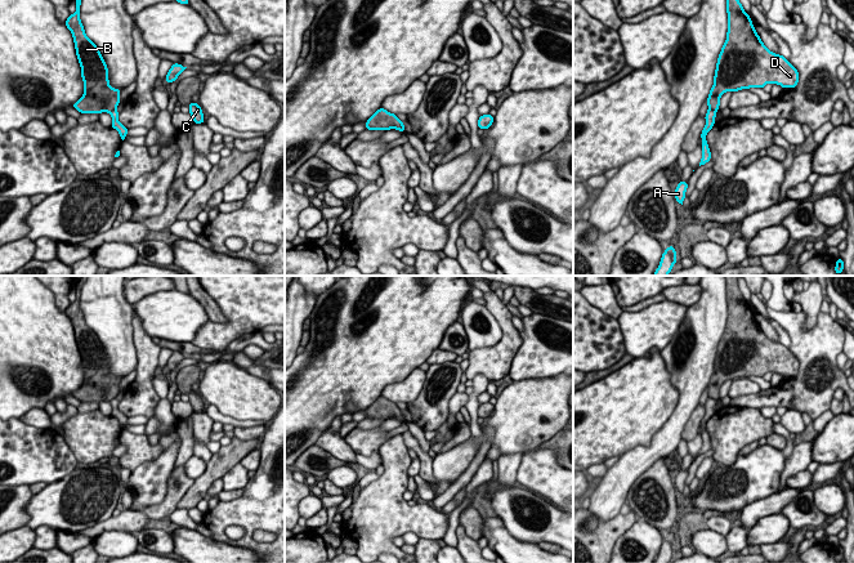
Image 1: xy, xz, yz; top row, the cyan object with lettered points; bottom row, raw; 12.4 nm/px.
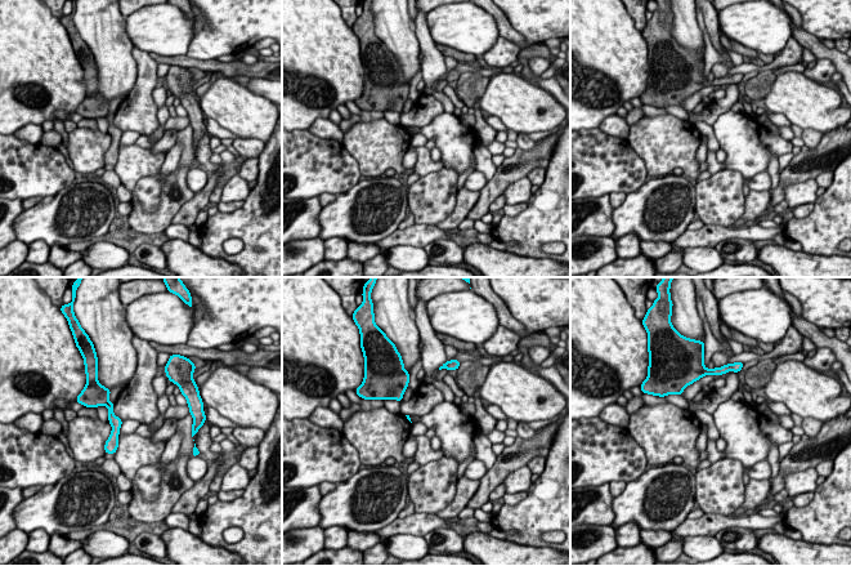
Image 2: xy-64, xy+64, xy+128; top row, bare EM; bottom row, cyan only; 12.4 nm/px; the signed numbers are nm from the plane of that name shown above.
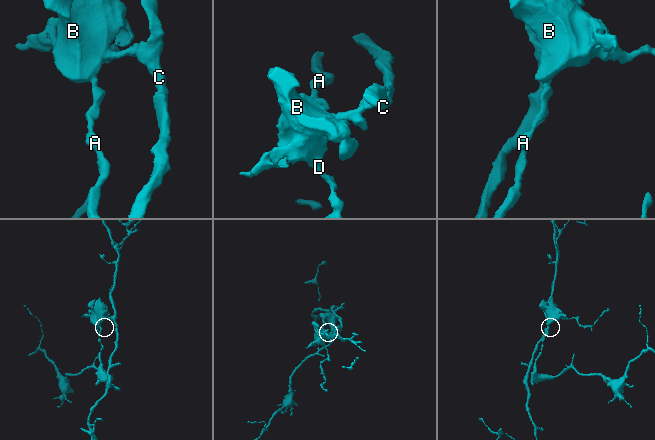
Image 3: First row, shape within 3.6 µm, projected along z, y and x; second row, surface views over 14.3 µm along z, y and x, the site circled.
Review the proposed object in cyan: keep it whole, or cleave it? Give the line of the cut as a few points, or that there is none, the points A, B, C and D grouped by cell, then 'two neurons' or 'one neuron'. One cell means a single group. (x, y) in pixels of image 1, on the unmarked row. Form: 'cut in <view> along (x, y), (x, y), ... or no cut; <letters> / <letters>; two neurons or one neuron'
cut in yz along (709, 397), (715, 400); A / B C D; two neurons

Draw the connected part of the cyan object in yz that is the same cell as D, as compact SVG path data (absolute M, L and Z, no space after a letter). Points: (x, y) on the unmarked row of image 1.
M725 276L728 321L719 341L714 374L707 386L708 398L719 399L720 386L726 380L777 372L796 376L799 359L781 343L770 340L738 289L737 276Z

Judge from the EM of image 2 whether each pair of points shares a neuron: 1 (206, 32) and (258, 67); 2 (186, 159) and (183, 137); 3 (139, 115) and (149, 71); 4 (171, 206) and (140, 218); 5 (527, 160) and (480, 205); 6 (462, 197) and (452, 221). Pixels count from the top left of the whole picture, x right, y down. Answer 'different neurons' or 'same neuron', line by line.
1: different neurons
2: same neuron
3: same neuron
4: same neuron
5: same neuron
6: same neuron

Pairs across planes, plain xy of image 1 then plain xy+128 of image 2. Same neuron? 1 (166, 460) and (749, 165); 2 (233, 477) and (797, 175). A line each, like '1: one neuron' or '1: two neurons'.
1: two neurons
2: two neurons

